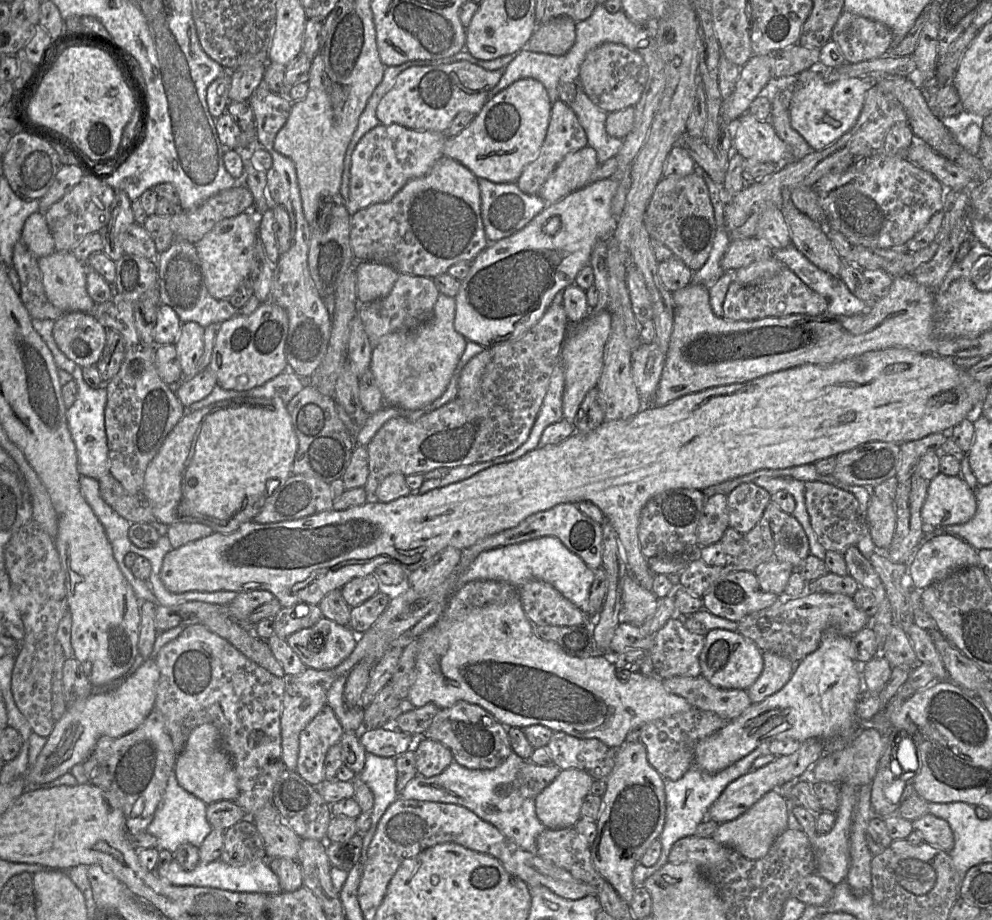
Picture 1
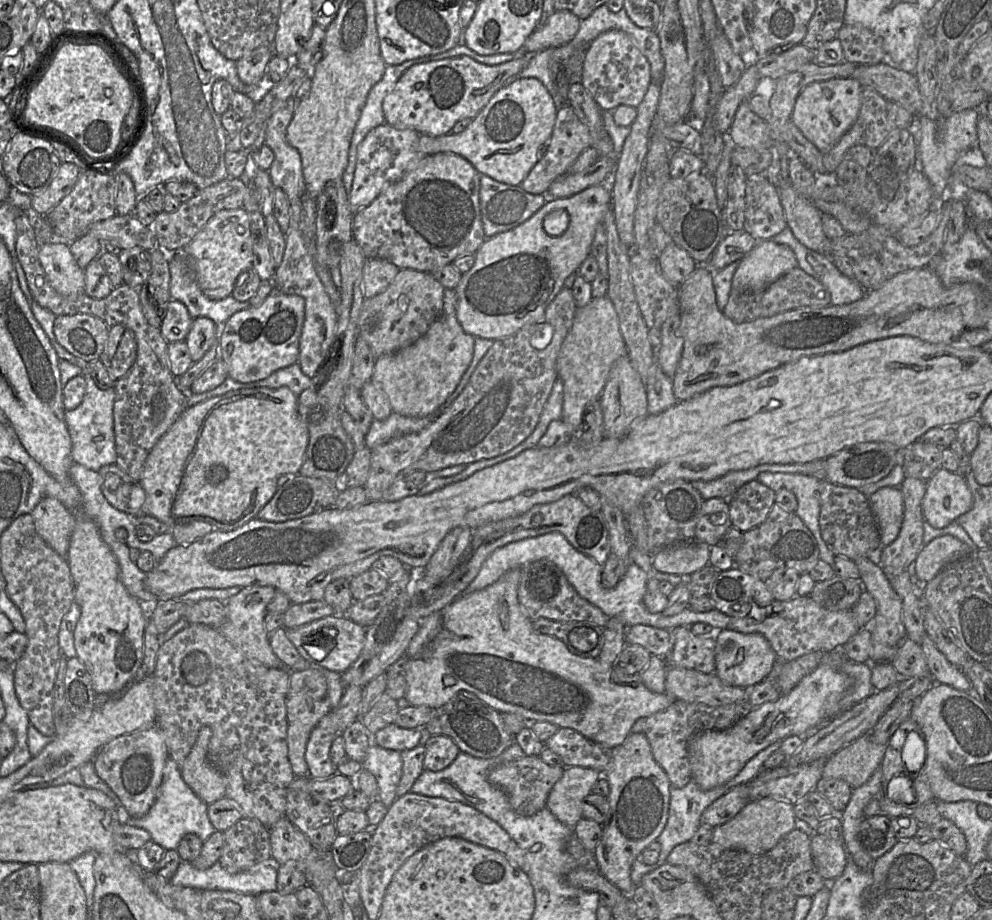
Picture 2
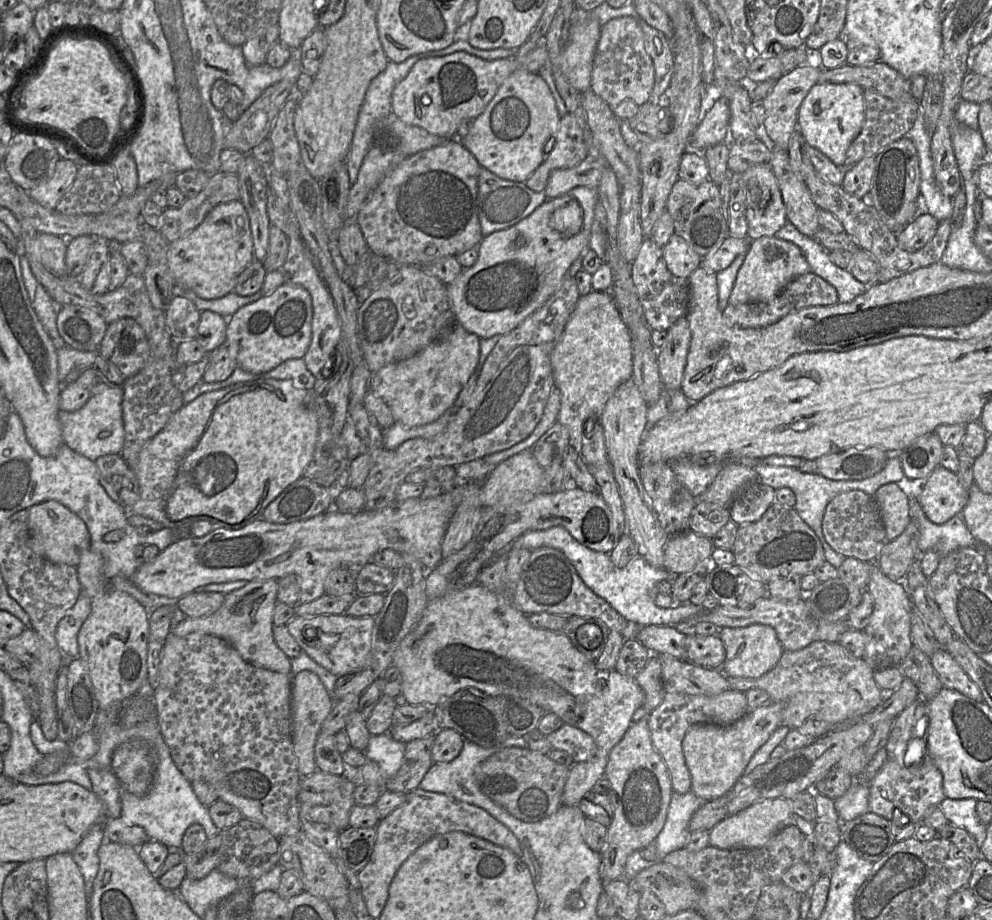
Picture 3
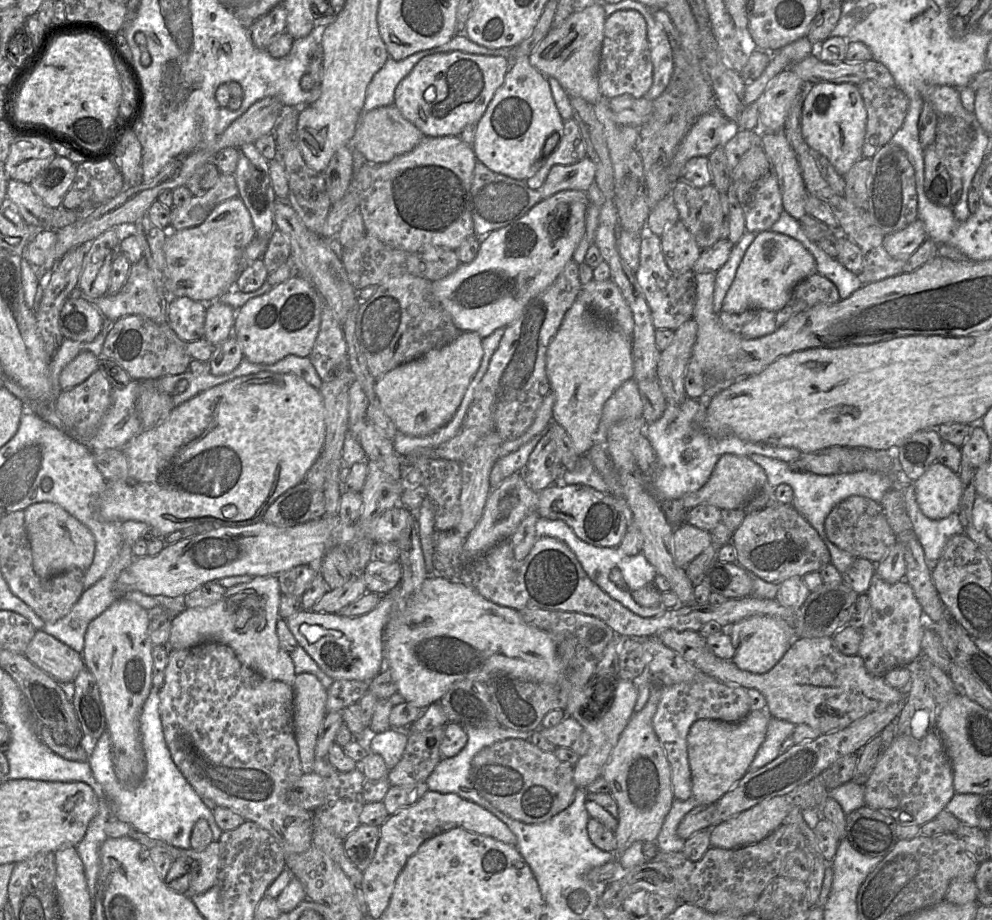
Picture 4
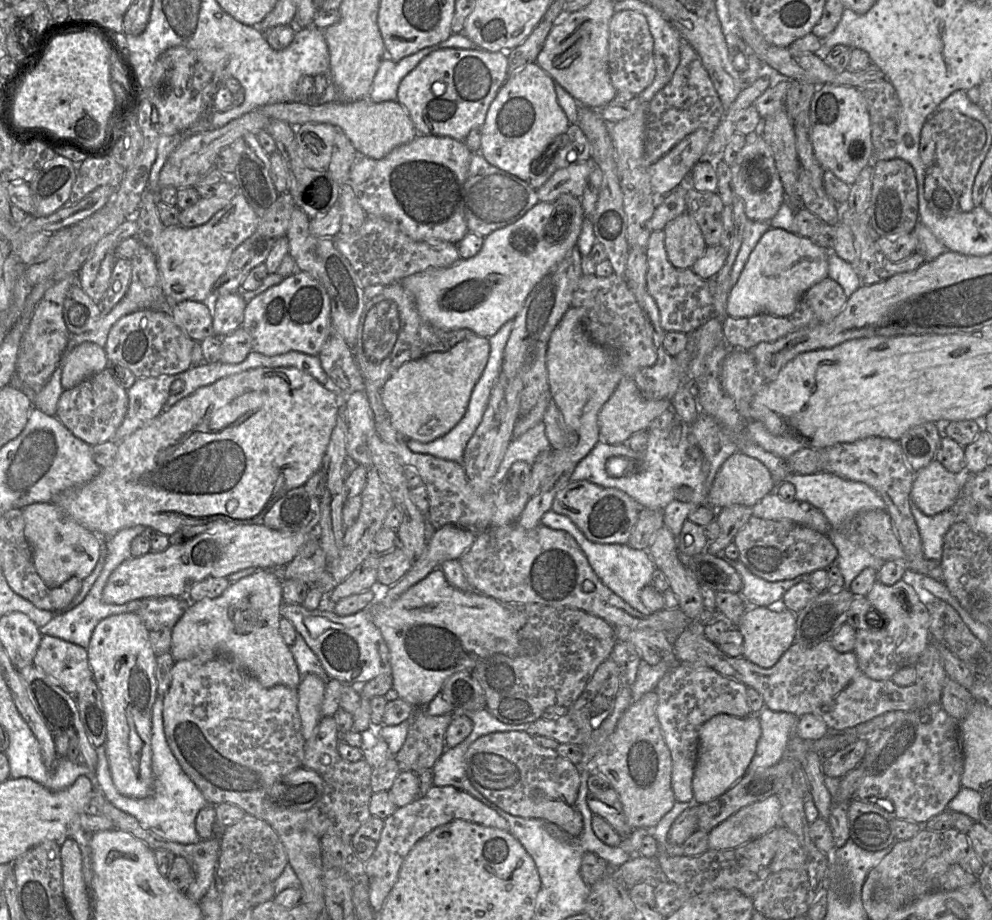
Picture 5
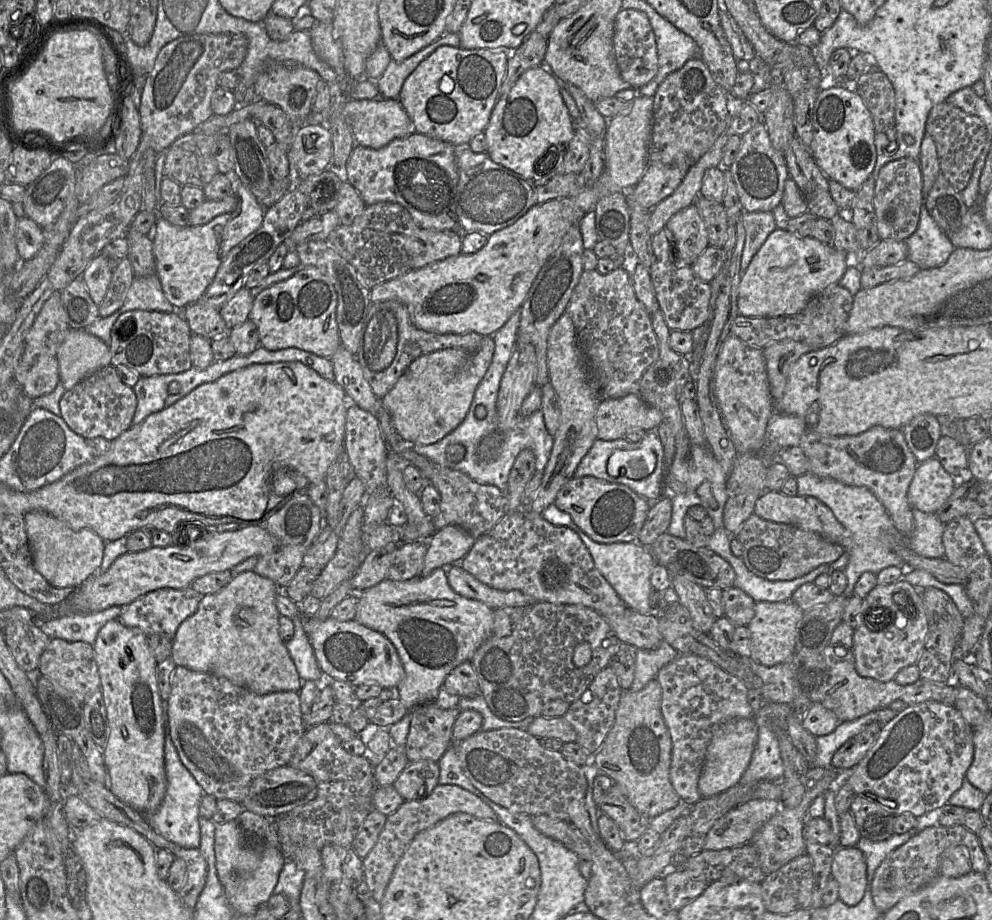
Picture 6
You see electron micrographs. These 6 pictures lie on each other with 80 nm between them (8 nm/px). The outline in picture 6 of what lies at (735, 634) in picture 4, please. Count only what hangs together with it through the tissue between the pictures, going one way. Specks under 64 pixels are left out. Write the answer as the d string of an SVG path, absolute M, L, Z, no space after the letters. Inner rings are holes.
M790 600L785 602L757 602L755 615L747 625L752 636L750 657L766 667L791 661L795 653L799 622L803 614L804 611Z

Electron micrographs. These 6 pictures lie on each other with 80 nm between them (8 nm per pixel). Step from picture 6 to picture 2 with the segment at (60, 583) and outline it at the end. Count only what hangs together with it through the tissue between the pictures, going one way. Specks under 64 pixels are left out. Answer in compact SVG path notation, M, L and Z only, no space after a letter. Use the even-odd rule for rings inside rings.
M43 497L30 512L39 536L61 557L66 558L77 514L58 499Z

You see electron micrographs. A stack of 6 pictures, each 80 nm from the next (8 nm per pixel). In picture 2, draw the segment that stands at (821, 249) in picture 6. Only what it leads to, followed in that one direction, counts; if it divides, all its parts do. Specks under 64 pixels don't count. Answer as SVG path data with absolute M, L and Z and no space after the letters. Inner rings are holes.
M772 240L759 241L741 260L732 279L735 292L760 292L797 267L794 252Z

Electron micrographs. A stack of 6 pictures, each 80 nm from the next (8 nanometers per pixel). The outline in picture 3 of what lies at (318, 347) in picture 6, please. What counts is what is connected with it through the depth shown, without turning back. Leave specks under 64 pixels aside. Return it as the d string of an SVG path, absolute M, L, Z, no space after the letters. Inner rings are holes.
M285 282L268 296L241 307L227 318L225 344L232 356L235 357L237 367L244 371L262 375L271 371L289 359L303 359L311 343L311 322L313 307L311 296L303 287Z

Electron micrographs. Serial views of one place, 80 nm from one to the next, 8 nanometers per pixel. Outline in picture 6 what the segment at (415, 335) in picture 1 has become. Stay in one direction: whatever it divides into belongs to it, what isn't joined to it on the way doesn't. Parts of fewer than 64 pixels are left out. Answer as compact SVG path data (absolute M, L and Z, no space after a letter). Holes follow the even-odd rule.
M484 337L480 348L474 353L451 348L414 360L394 387L381 399L400 436L407 443L429 445L440 441L456 429L465 419L493 355L493 337Z

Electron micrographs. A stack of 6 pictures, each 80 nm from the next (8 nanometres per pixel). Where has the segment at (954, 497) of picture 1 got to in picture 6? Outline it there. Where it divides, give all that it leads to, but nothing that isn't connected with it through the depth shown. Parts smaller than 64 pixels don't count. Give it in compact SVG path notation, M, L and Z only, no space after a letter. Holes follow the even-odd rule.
M937 457L917 463L908 488L910 505L925 513L938 511L953 493L958 478L949 474Z

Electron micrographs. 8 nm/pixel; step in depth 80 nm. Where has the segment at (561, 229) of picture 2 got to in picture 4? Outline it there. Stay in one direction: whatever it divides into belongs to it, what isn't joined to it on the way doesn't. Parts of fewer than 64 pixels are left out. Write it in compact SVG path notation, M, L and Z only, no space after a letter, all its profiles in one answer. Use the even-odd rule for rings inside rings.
M564 190L545 198L515 223L495 230L488 236L478 236L481 242L477 257L460 266L447 277L432 282L432 291L444 310L460 330L475 332L481 338L496 329L507 327L522 313L528 302L547 289L559 276L586 233L586 212L589 198L586 192Z

